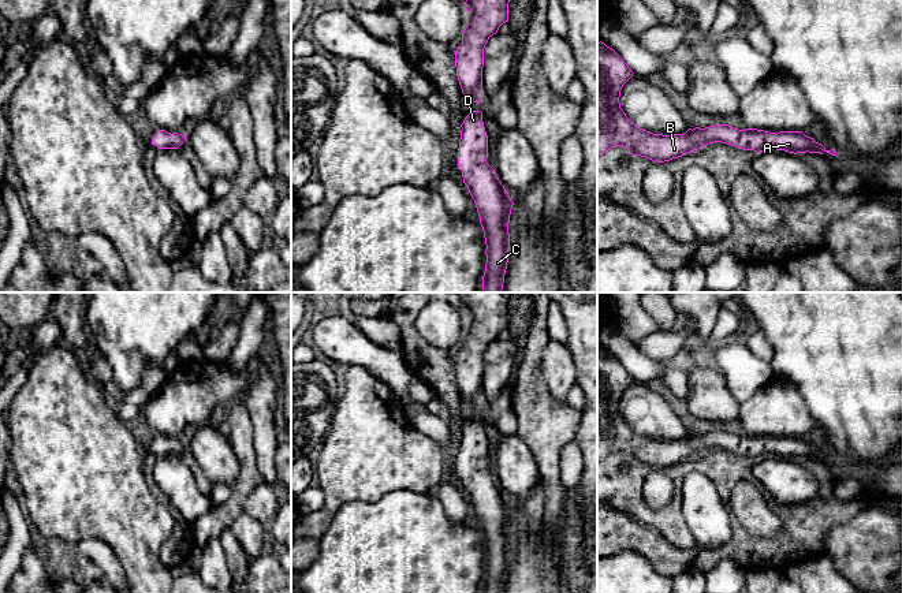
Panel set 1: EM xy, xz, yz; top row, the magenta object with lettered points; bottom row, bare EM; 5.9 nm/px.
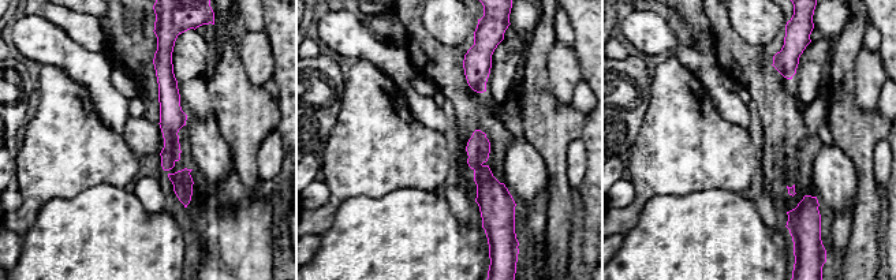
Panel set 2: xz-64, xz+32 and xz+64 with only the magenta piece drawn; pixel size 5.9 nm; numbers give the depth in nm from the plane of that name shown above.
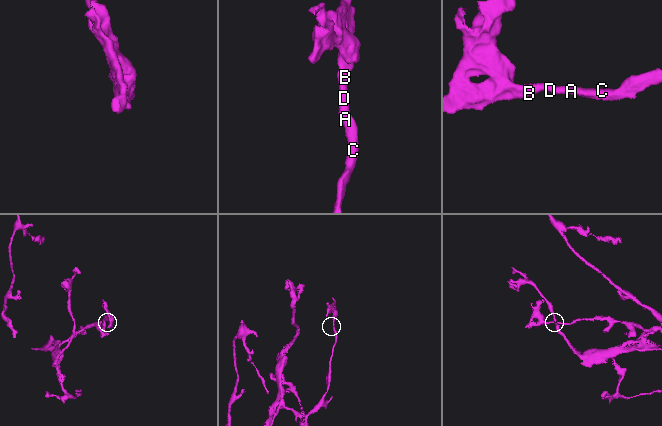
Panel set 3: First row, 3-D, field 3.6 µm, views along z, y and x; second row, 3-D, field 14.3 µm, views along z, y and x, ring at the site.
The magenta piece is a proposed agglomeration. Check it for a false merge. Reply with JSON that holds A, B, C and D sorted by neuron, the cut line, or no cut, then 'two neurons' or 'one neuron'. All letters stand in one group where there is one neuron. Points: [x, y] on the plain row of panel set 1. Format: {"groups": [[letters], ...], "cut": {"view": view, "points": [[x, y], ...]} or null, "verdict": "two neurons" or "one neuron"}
{"groups": [["A", "B", "C", "D"]], "cut": null, "verdict": "one neuron"}

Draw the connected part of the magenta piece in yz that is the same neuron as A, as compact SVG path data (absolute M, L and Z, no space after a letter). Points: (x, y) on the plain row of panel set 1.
M604 348L597 350L597 462L611 454L623 452L631 462L664 469L722 448L757 459L776 455L789 459L820 459L836 462L802 437L769 439L757 435L738 436L728 430L689 435L683 440L653 440L637 433L620 414L623 391L633 383L623 365Z

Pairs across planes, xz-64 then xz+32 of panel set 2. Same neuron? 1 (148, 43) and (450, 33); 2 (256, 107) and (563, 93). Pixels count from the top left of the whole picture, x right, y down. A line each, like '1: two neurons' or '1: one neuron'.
1: two neurons
2: two neurons

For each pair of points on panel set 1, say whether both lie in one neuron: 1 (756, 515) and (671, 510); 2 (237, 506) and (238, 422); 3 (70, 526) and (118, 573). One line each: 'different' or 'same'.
1: different
2: same
3: different

